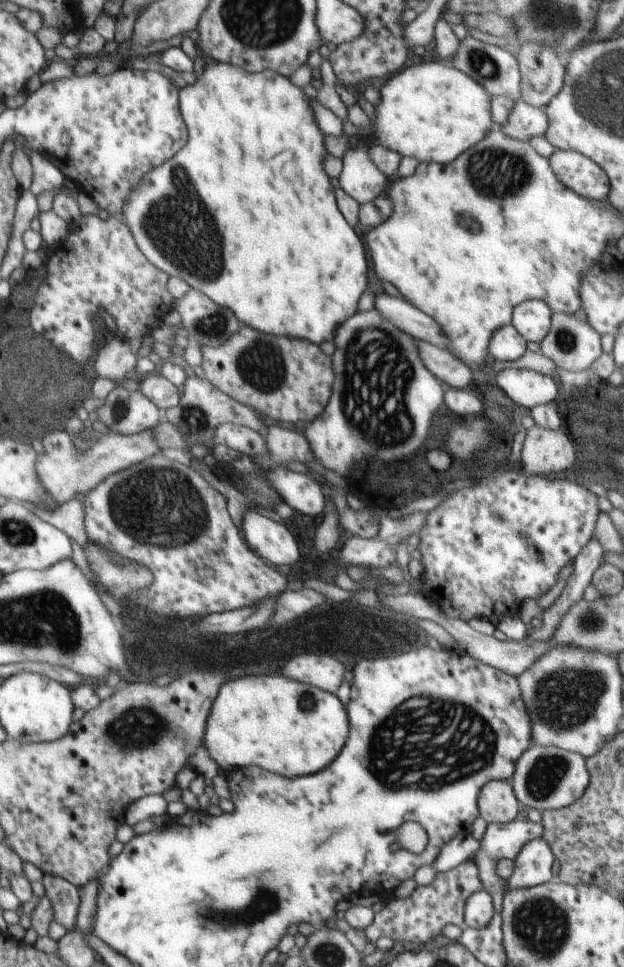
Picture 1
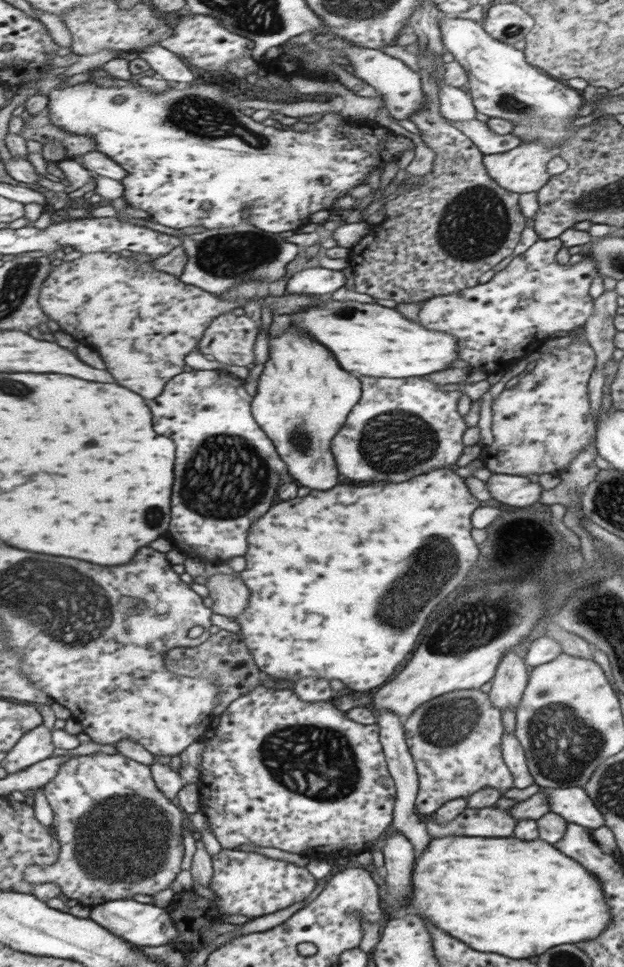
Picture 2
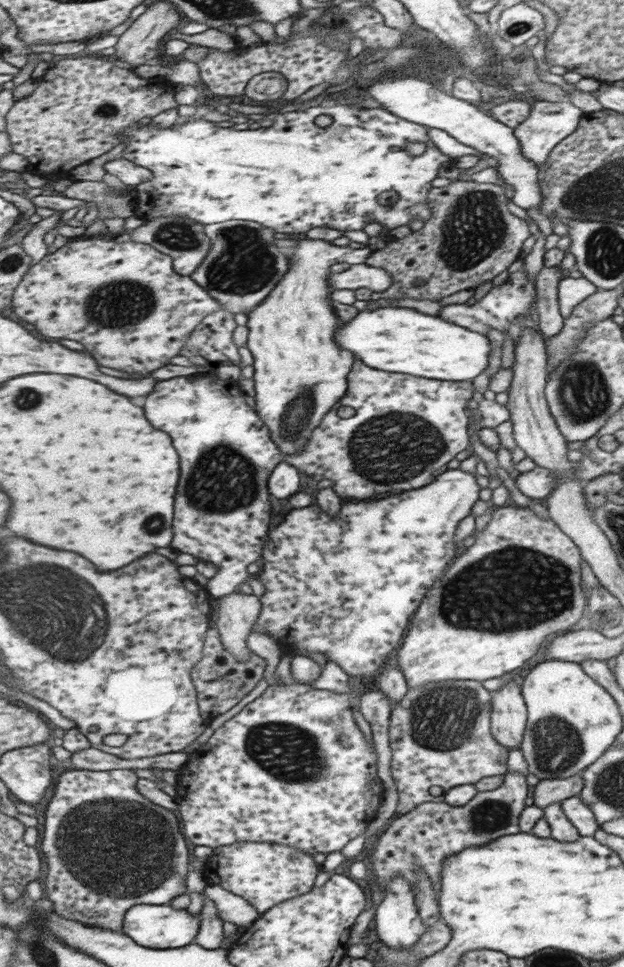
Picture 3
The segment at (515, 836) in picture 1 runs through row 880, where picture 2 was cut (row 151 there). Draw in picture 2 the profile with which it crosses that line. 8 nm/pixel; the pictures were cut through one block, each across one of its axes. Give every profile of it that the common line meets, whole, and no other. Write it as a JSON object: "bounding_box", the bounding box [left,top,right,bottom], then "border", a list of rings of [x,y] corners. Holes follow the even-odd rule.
{"bounding_box":[446,120,520,154],"border":[[[446,120],[451,126],[461,131],[461,134],[468,140],[471,140],[480,151],[481,154],[499,154],[512,148],[515,148],[520,144],[517,137],[513,137],[511,134],[507,135],[495,135],[488,130],[486,123],[473,120],[466,120],[465,122],[458,122],[453,120]]]}

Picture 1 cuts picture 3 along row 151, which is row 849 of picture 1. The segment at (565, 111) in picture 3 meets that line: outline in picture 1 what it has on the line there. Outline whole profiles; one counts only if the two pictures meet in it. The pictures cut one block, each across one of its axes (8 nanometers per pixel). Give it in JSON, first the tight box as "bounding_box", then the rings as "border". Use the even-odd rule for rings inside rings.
{"bounding_box":[504,837,555,894],"border":[[[544,837],[529,840],[513,860],[514,867],[511,875],[505,878],[504,894],[515,888],[531,888],[553,880],[555,854],[551,845]]]}

